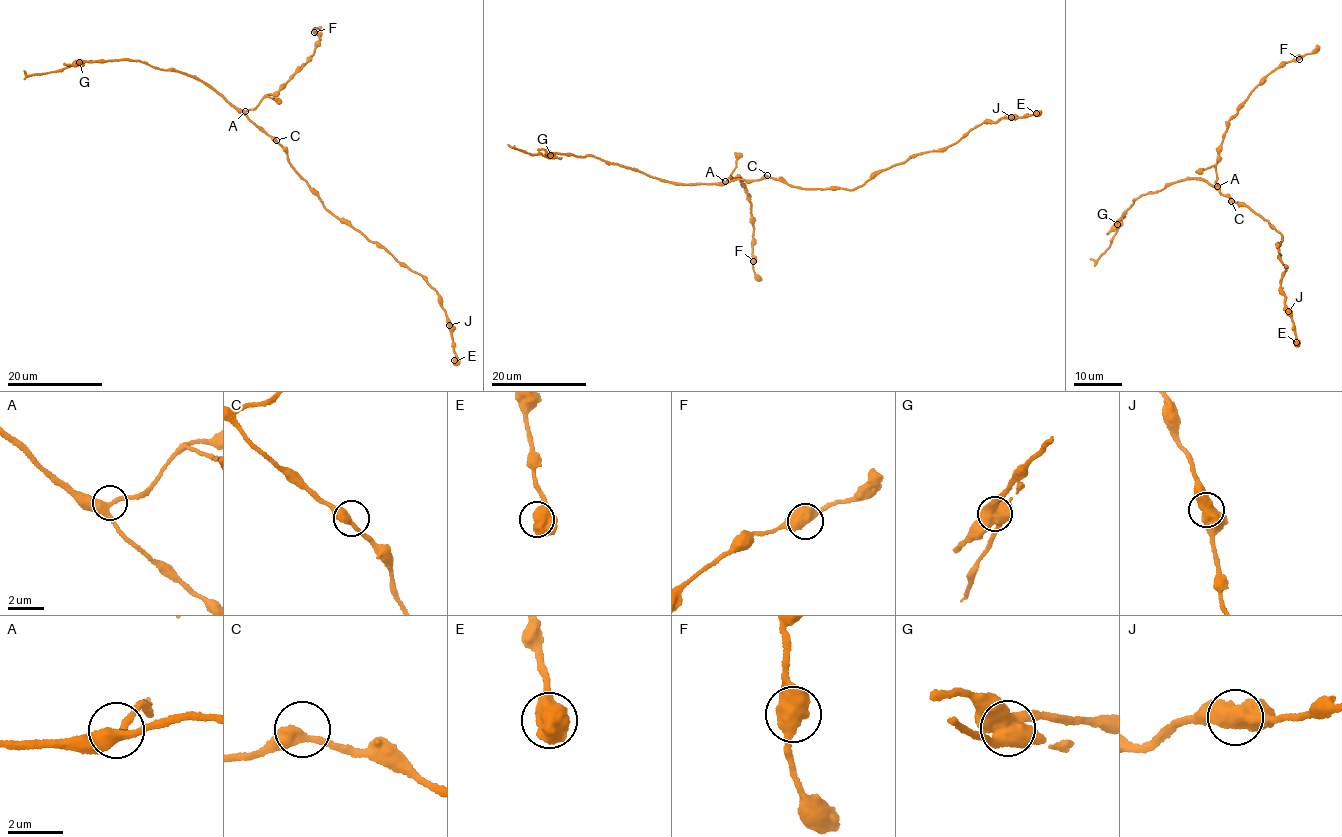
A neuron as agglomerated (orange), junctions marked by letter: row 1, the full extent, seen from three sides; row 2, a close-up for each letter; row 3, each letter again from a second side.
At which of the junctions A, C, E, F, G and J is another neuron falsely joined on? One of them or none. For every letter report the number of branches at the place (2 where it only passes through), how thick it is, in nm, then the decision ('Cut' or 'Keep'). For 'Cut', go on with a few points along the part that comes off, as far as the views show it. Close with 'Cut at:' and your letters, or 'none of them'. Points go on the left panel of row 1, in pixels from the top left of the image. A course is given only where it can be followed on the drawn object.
A: Branches: 3. Thickness 320 nm. Keep
C: Branches: 2. Thickness 440 nm. Keep
E: Branches: 2. Thickness 600 nm. Keep
F: Branches: 2. Thickness 650 nm. Keep
G: Branches: 4. Thickness 650 nm. Cut. Course of the part to remove: (79, 63), (49, 72), (29, 75), (23, 70)
J: Branches: 2. Thickness 600 nm. Keep
Cut at: G

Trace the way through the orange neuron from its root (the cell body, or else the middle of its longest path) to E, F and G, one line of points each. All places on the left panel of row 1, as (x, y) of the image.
E: (274, 140), (286, 149), (291, 166), (327, 210), (383, 247), (436, 291), (446, 313), (454, 360)
F: (274, 140), (254, 125), (245, 112), (272, 95), (304, 66), (320, 39), (314, 32)
G: (274, 140), (220, 95), (187, 74), (125, 58), (79, 63)

